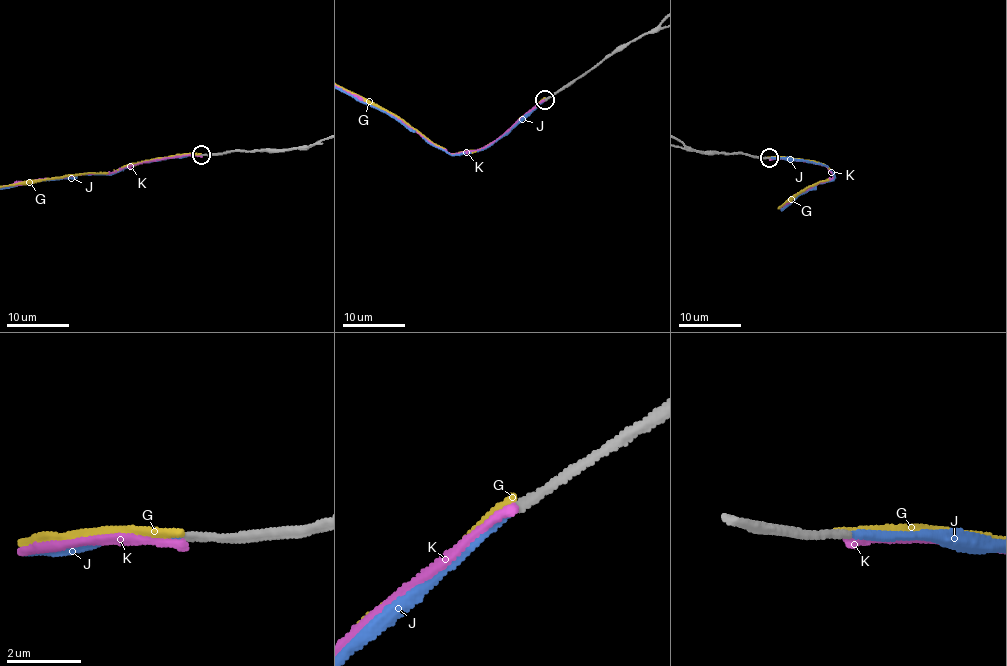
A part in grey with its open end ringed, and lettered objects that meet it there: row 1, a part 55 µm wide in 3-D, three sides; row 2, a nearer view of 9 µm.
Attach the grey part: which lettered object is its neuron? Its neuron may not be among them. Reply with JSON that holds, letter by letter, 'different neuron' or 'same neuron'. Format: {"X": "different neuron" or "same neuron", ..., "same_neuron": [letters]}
{"G": "different neuron", "J": "same neuron", "K": "different neuron", "same_neuron": ["J"]}

